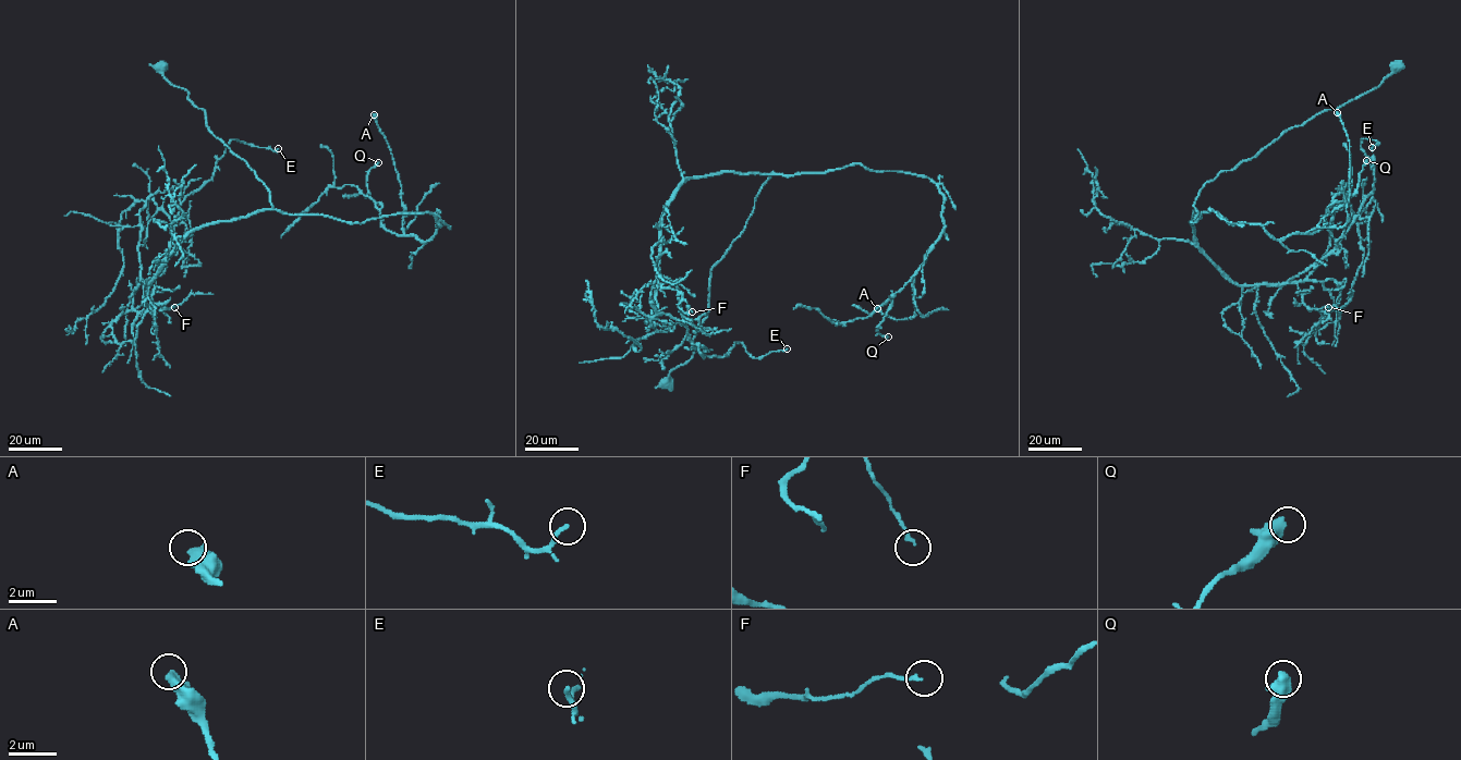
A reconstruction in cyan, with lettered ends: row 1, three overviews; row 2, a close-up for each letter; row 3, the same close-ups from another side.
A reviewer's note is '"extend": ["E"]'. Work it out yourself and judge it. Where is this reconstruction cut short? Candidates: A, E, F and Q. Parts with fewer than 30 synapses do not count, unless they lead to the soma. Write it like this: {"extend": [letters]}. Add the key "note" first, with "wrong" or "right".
{"note": "wrong", "extend": []}

